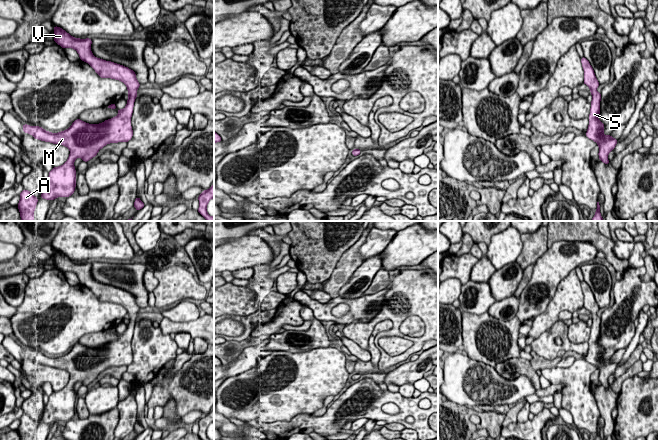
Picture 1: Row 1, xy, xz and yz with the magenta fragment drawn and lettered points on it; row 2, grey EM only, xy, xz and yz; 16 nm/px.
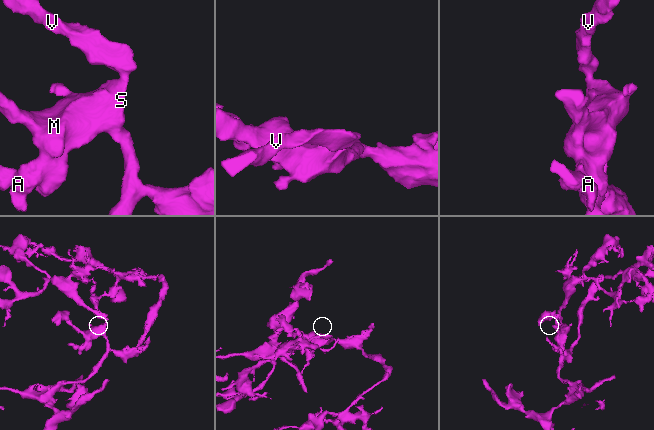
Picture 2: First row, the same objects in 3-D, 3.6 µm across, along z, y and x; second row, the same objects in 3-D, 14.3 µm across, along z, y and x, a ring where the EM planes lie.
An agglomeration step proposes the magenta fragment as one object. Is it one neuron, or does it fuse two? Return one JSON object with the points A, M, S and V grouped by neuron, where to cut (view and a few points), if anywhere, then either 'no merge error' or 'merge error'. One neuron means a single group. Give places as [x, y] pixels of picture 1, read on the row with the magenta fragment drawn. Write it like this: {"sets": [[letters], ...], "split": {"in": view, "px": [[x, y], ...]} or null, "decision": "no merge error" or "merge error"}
{"sets": [["A", "M", "S", "V"]], "split": null, "decision": "no merge error"}

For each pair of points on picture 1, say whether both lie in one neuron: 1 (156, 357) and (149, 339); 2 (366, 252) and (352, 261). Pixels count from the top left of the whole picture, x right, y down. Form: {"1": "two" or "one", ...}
{"1": "one", "2": "two"}

